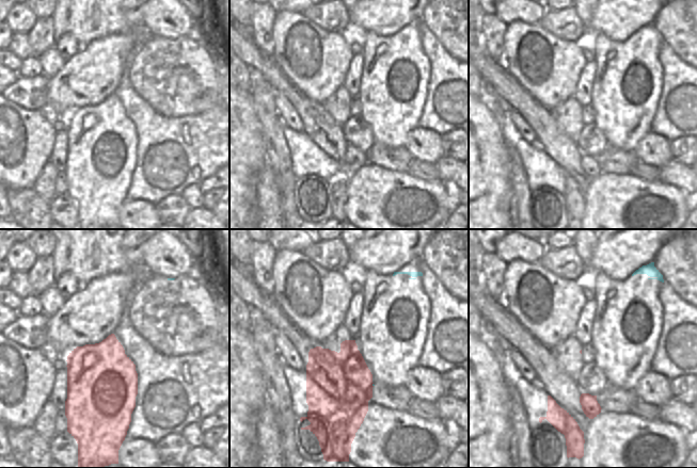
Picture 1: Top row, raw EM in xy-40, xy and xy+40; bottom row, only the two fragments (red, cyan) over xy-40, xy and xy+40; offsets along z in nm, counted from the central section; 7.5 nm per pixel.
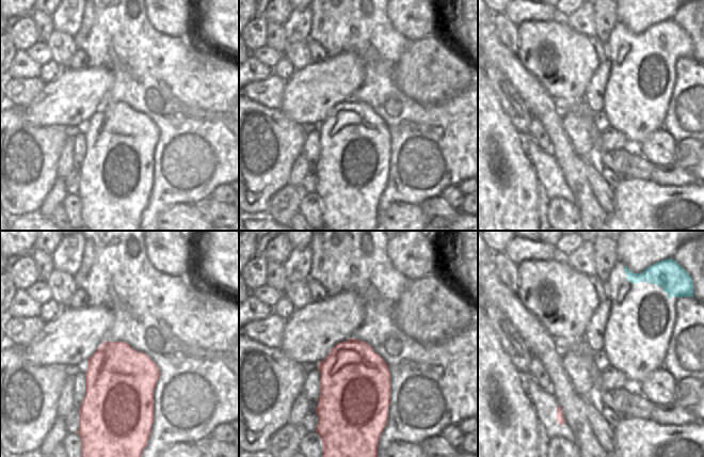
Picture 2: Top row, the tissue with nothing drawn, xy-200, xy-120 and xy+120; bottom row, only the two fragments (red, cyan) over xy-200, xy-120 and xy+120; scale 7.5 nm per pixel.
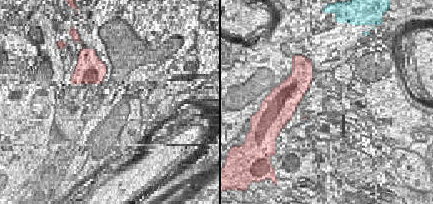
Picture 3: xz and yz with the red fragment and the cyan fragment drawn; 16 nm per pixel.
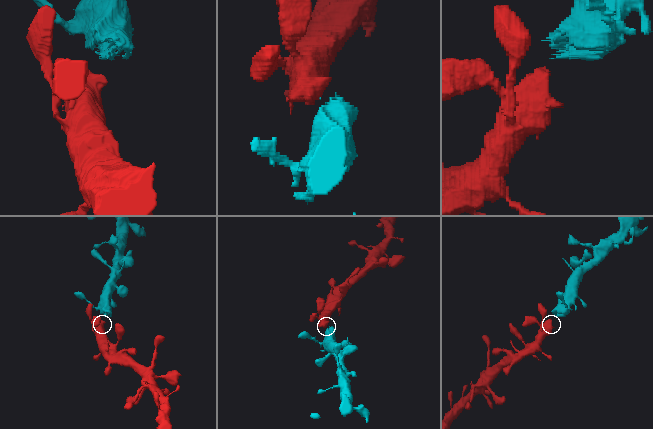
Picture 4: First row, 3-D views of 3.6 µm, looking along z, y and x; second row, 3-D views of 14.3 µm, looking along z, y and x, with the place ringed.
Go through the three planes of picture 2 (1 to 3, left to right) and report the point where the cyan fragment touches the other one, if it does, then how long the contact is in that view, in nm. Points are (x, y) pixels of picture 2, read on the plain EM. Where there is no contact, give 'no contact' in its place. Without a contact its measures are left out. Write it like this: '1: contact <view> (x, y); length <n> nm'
1: no contact
2: no contact
3: no contact

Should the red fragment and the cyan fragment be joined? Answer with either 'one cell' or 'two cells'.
one cell

